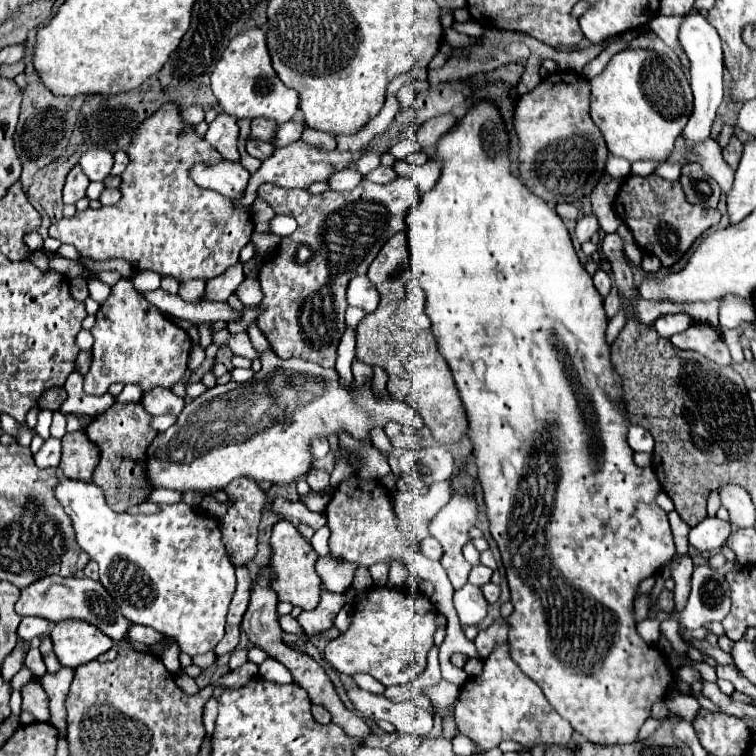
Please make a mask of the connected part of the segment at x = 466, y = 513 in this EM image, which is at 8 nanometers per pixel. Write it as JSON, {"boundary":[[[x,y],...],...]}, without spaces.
{"boundary":[[[473,459],[465,461],[457,473],[451,477],[451,487],[453,487],[453,495],[449,499],[449,503],[433,517],[433,521],[429,523],[429,533],[431,537],[435,537],[441,547],[443,547],[443,557],[441,557],[441,565],[447,571],[447,577],[451,581],[451,585],[455,589],[461,589],[467,583],[467,575],[471,571],[471,565],[465,561],[463,557],[463,545],[471,541],[469,537],[469,529],[477,523],[477,511],[479,511],[479,501],[483,495],[481,483],[477,479],[477,469]]]}

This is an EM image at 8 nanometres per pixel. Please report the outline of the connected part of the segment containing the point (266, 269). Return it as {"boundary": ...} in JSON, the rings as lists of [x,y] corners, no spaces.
{"boundary":[[[397,175],[387,185],[377,185],[361,181],[353,191],[337,193],[325,191],[321,195],[311,195],[307,189],[283,189],[277,185],[261,185],[257,195],[271,205],[277,215],[291,215],[297,221],[297,231],[281,239],[277,247],[277,257],[267,261],[259,271],[259,283],[263,289],[263,301],[251,309],[261,309],[255,325],[265,333],[267,341],[281,359],[301,357],[305,361],[319,363],[323,367],[335,367],[337,347],[345,333],[345,291],[351,275],[365,275],[377,249],[395,233],[403,231],[409,209],[419,203],[419,191],[409,177]]]}

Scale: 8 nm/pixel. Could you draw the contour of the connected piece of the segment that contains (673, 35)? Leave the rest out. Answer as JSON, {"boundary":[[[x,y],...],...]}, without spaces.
{"boundary":[[[657,15],[655,19],[649,21],[649,29],[653,29],[681,59],[683,65],[689,65],[683,49],[679,49],[679,39],[677,39],[677,33],[679,33],[679,25],[681,25],[681,19],[683,15],[677,15],[677,17],[665,17],[665,15]]]}

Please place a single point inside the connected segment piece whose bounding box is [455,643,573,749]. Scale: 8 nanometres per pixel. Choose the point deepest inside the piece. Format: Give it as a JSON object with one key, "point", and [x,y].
{"point":[502,703]}

